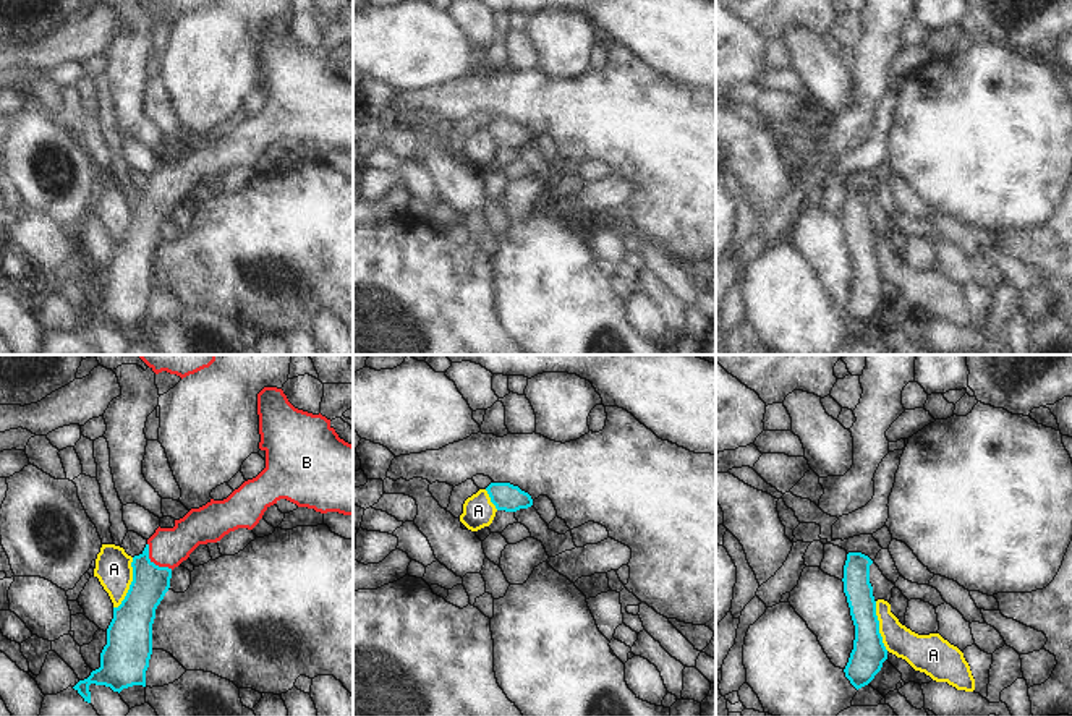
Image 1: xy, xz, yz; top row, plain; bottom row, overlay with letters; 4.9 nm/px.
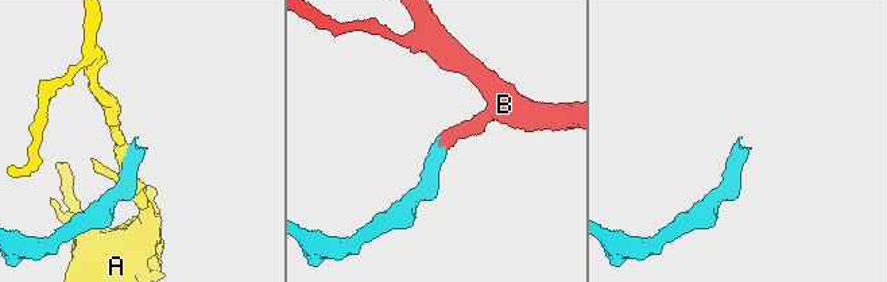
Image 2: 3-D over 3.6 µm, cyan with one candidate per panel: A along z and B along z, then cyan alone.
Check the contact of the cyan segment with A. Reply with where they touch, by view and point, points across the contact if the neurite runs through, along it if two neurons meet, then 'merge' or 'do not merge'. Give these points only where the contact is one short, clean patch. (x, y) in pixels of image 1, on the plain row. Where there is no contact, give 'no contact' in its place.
contact xy (131, 221); border xy (133, 195), (130, 225), (125, 235), (114, 245); do not merge

